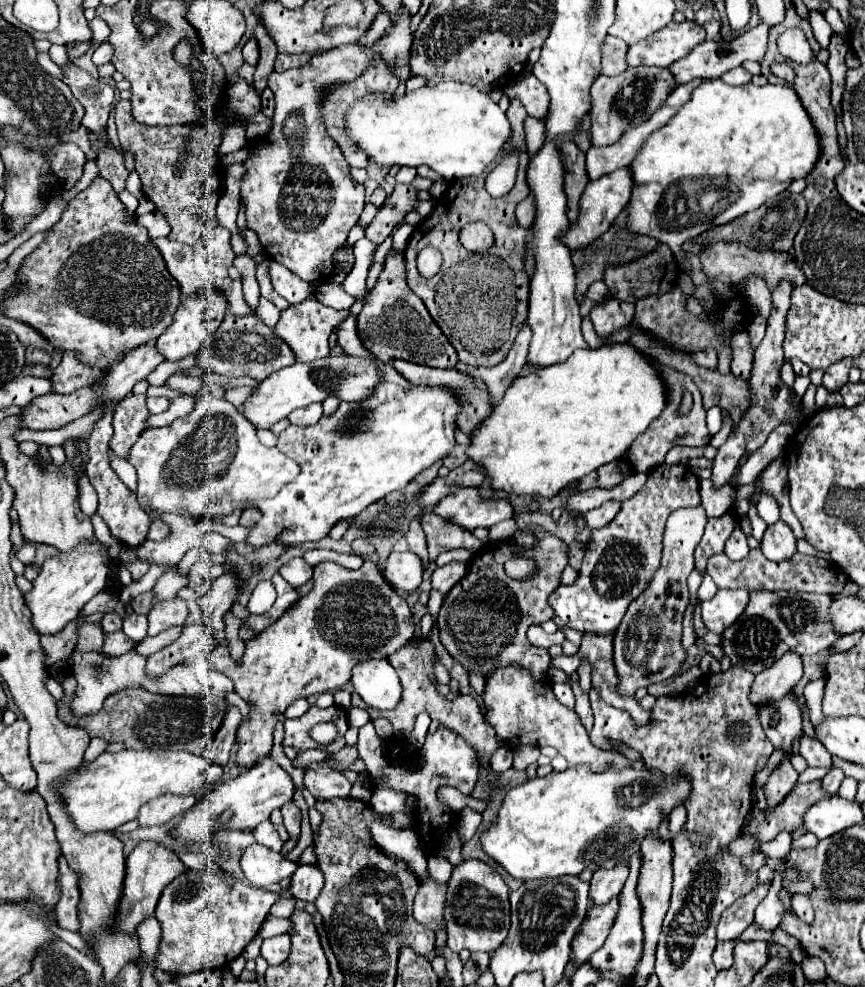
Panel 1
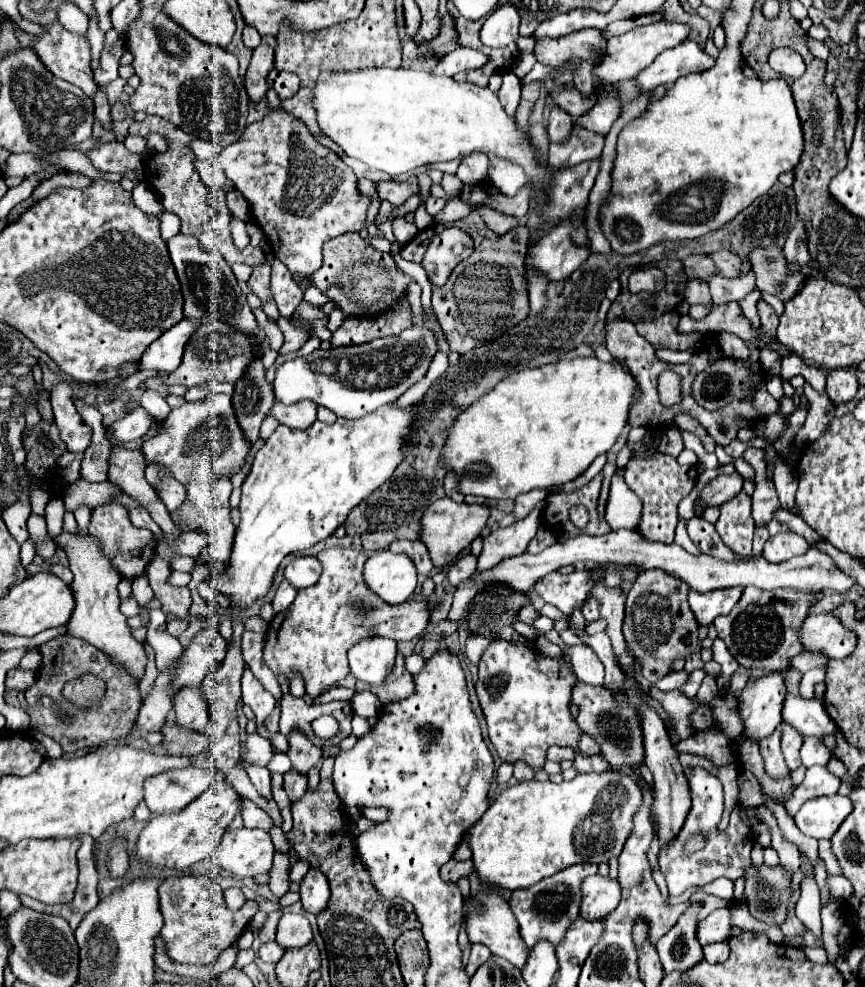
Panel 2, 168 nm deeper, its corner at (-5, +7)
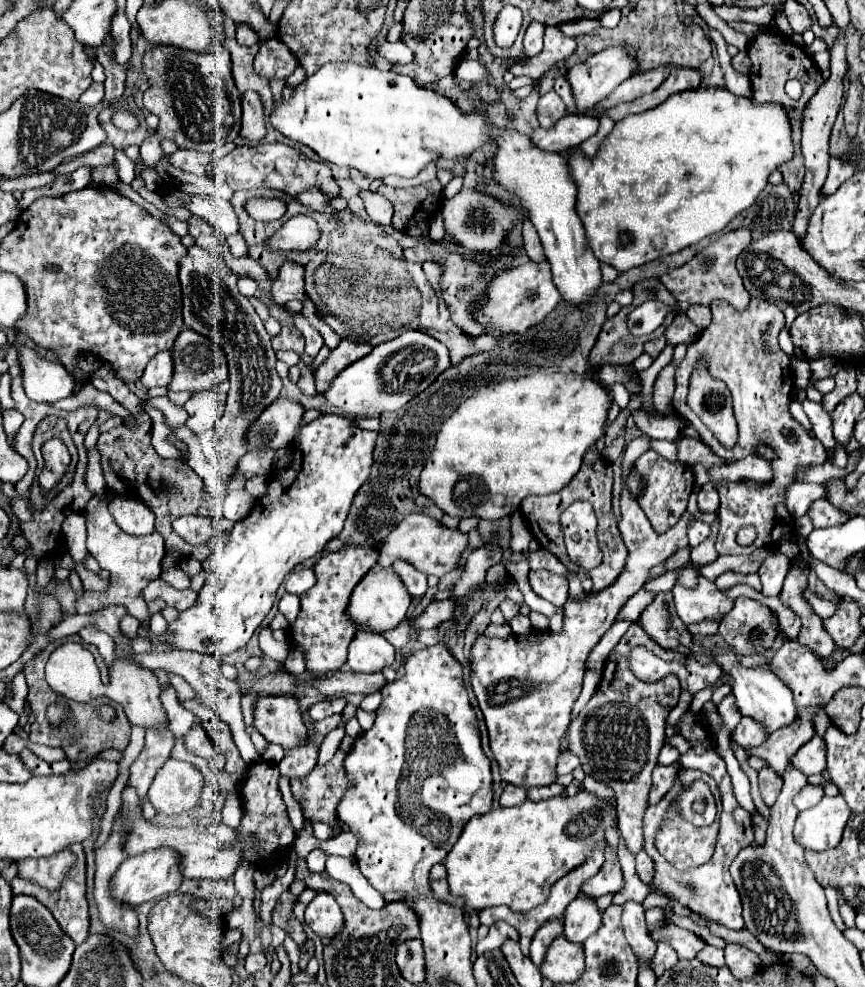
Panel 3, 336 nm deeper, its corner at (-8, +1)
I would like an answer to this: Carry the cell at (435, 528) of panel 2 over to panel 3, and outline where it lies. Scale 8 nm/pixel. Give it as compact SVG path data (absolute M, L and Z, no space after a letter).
M418 513L418 515L408 515L384 539L384 547L380 549L378 563L382 567L388 567L396 559L406 559L414 567L418 567L418 571L424 571L426 575L436 575L438 579L442 579L444 575L452 573L460 567L460 559L466 549L468 549L468 533L462 533L460 529L448 529L440 521L436 521L424 513Z

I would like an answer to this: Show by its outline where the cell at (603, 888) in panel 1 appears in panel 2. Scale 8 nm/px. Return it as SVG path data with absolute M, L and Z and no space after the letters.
M591 875L581 885L579 917L603 921L619 905L619 883L609 877Z

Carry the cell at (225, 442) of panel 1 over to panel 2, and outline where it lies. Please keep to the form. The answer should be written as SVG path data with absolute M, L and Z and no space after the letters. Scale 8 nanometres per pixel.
M207 395L201 401L183 403L181 407L173 409L167 421L161 425L163 425L163 431L159 433L159 437L153 437L145 445L145 459L147 463L161 463L163 467L167 467L173 473L173 477L183 485L193 475L193 467L195 467L193 451L195 449L201 449L201 447L209 449L211 453L209 471L215 475L229 475L229 477L243 467L251 451L247 441L243 441L239 423L235 421L229 395Z

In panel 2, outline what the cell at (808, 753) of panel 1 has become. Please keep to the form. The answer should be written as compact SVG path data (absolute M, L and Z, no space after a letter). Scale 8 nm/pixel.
M805 737L801 745L801 761L805 767L813 765L827 765L831 759L831 751L823 745L819 737Z

